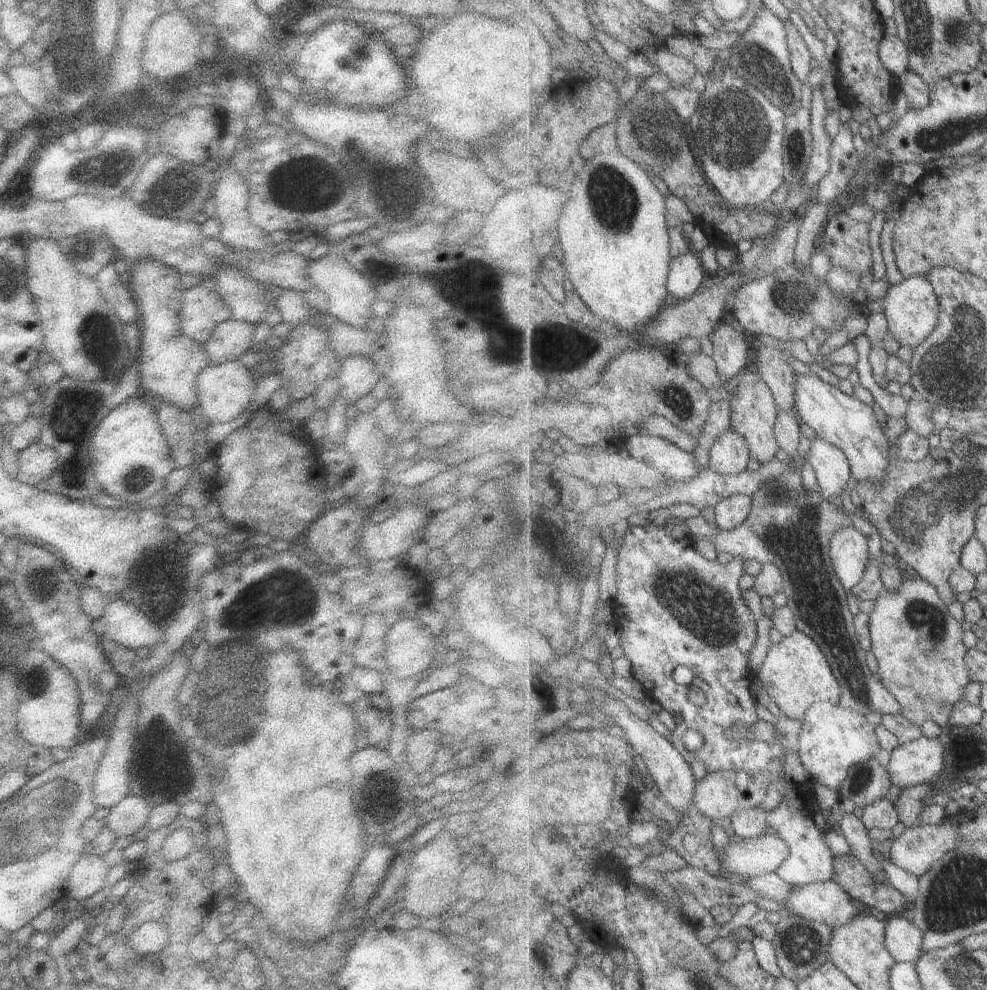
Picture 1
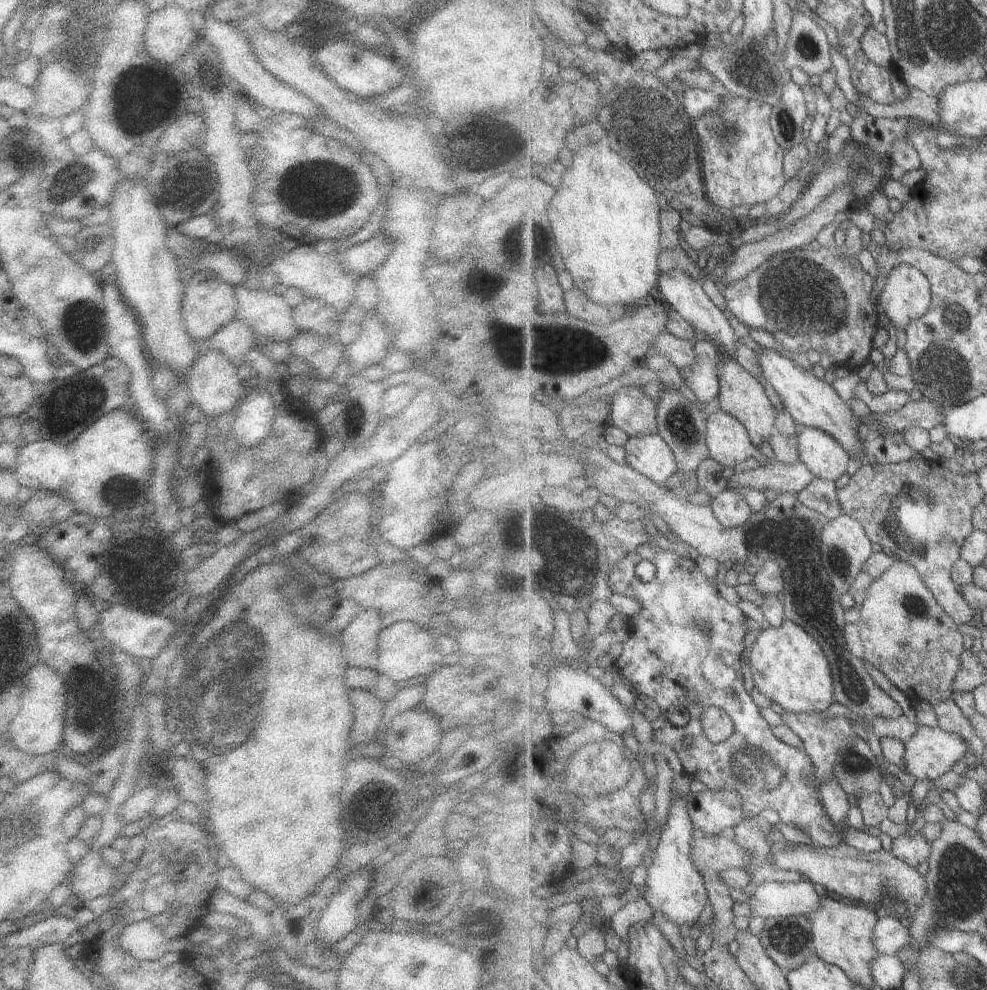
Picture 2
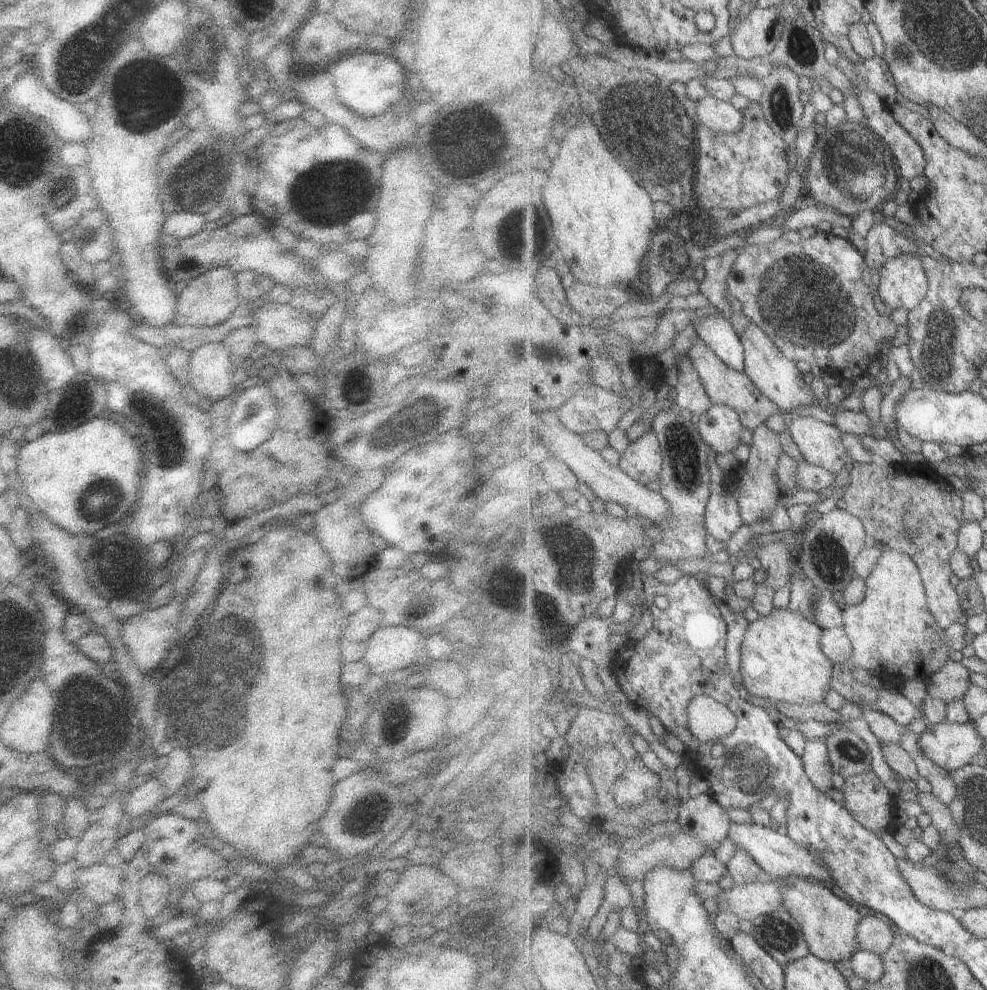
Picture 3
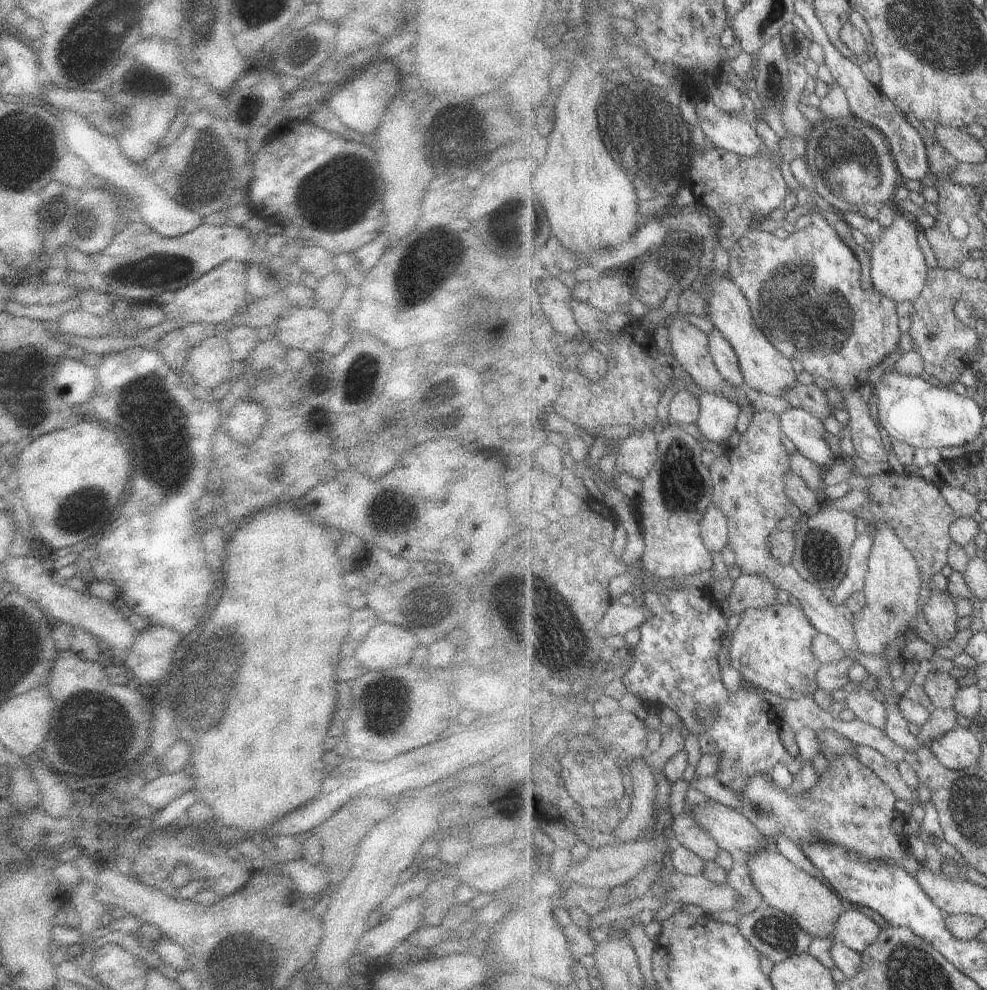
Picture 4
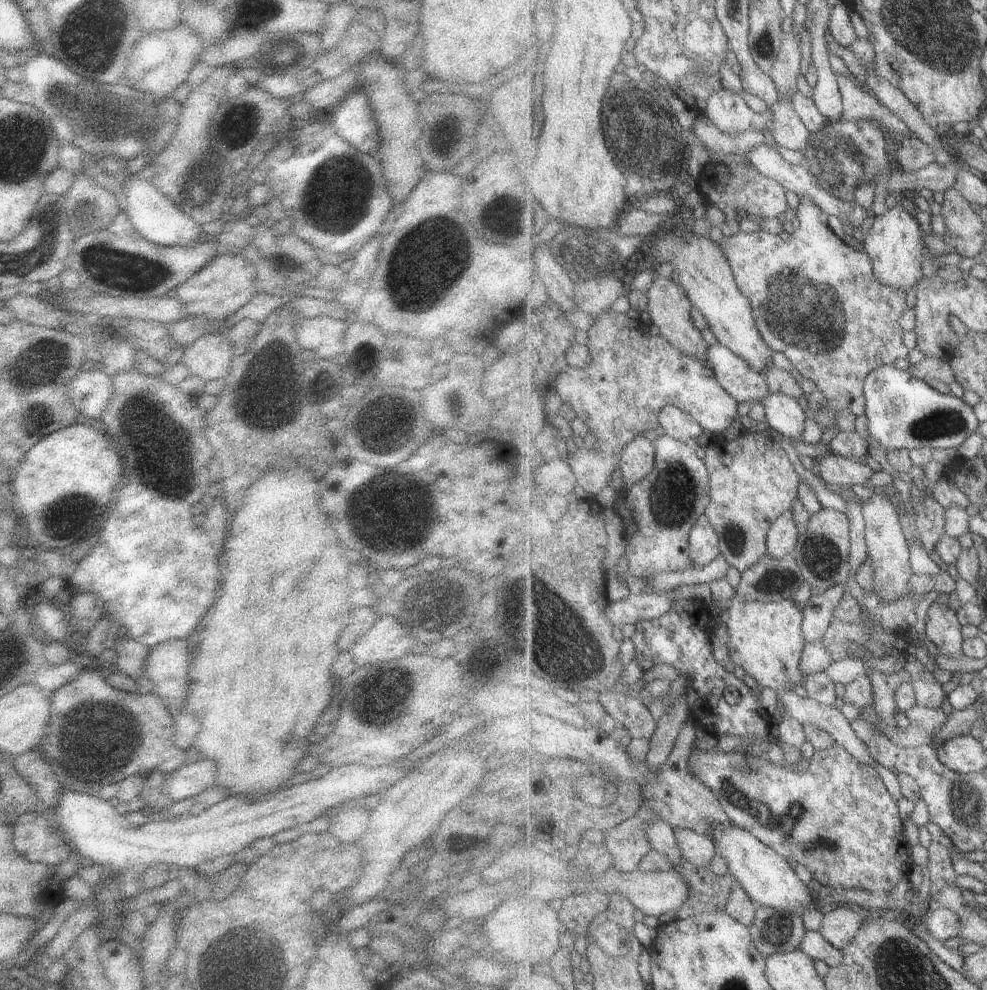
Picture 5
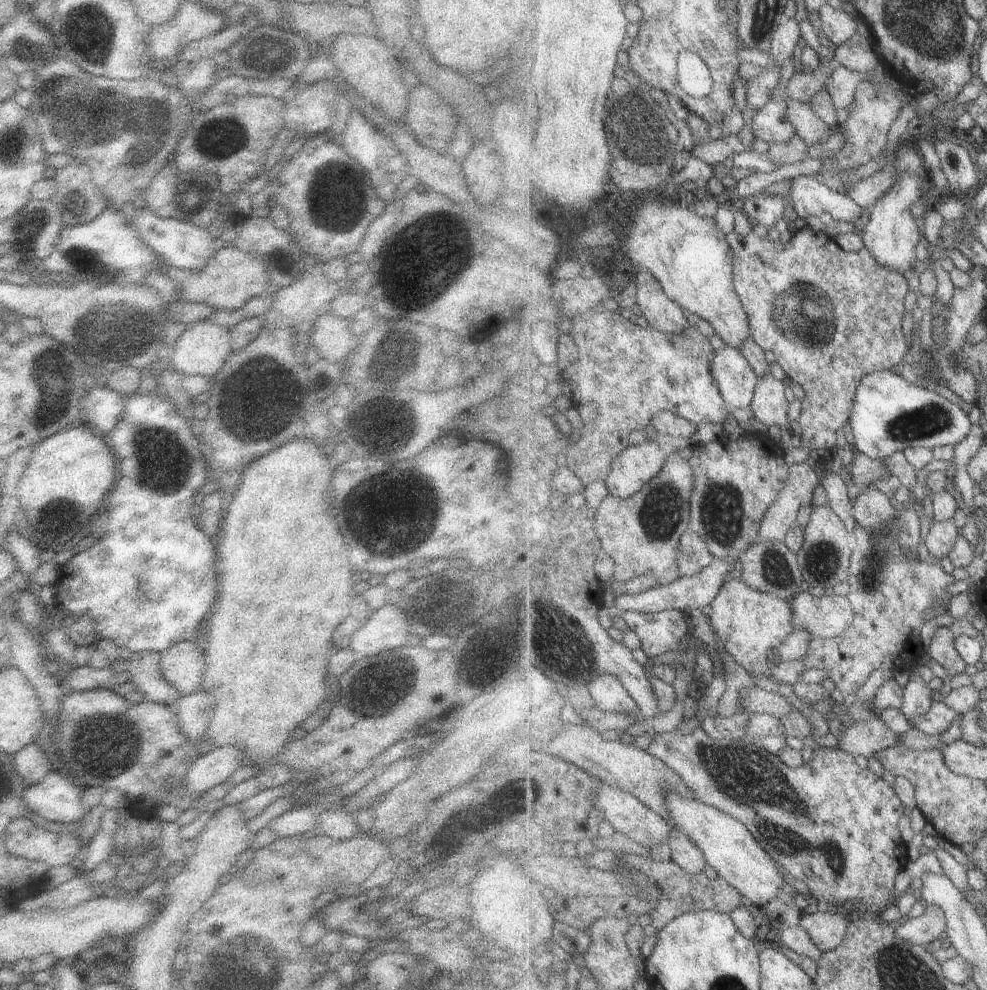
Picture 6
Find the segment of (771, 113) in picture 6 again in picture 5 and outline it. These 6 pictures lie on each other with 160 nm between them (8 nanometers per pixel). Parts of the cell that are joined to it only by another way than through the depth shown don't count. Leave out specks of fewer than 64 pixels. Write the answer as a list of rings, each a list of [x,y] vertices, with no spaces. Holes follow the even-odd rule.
[[[722,88],[711,95],[708,107],[703,111],[721,132],[732,135],[750,130],[772,130],[770,106],[762,113],[747,107],[747,102],[737,91]]]

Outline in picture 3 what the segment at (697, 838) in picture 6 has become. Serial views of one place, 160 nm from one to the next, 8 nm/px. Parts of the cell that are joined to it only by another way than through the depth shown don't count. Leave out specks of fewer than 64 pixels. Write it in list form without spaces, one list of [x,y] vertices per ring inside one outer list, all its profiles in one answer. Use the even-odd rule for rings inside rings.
[[[793,875],[779,882],[785,906],[801,925],[811,954],[826,961],[848,965],[851,956],[861,949],[857,929],[865,918],[863,914],[853,904],[847,904],[843,898],[839,898],[831,887],[827,888],[827,884],[821,881]]]

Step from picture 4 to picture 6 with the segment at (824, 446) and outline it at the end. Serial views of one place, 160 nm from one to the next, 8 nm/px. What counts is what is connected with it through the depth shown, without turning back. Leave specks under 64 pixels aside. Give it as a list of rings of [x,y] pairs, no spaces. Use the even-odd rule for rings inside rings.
[[[771,374],[766,377],[759,377],[760,383],[757,385],[757,390],[755,391],[752,400],[752,412],[755,418],[767,426],[785,426],[789,422],[789,400],[785,396],[785,383],[781,380],[777,380]]]

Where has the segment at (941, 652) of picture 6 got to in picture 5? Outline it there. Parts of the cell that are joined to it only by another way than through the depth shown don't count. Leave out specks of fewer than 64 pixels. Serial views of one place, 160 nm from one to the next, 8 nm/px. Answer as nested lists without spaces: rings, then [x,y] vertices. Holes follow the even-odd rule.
[[[934,601],[925,616],[926,636],[941,652],[947,656],[957,657],[963,653],[963,634],[960,620],[955,610]]]

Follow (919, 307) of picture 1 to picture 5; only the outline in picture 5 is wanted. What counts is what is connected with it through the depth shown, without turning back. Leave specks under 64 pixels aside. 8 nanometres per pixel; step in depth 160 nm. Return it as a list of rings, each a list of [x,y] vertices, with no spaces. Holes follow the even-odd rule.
[[[903,206],[888,208],[882,215],[875,216],[871,228],[865,232],[862,250],[872,257],[874,275],[881,284],[894,286],[902,291],[911,292],[919,284],[923,276],[923,260],[926,259],[926,235],[921,230],[917,219]]]

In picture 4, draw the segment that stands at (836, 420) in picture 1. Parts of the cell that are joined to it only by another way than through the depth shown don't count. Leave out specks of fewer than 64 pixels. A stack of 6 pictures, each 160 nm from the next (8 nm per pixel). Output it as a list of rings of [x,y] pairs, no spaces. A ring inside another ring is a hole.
[[[711,269],[711,295],[709,299],[708,320],[719,329],[736,349],[740,357],[745,387],[755,389],[776,397],[785,397],[790,388],[797,383],[793,362],[788,356],[773,346],[769,337],[757,326],[752,308],[744,292],[731,280],[729,274],[719,276]]]

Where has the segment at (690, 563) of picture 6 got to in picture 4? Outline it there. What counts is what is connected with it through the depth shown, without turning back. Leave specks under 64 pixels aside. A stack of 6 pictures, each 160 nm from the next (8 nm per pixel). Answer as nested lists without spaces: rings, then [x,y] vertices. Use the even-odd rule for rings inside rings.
[[[712,503],[701,521],[700,529],[705,546],[713,552],[725,552],[730,543],[729,519],[722,513],[715,503]]]

